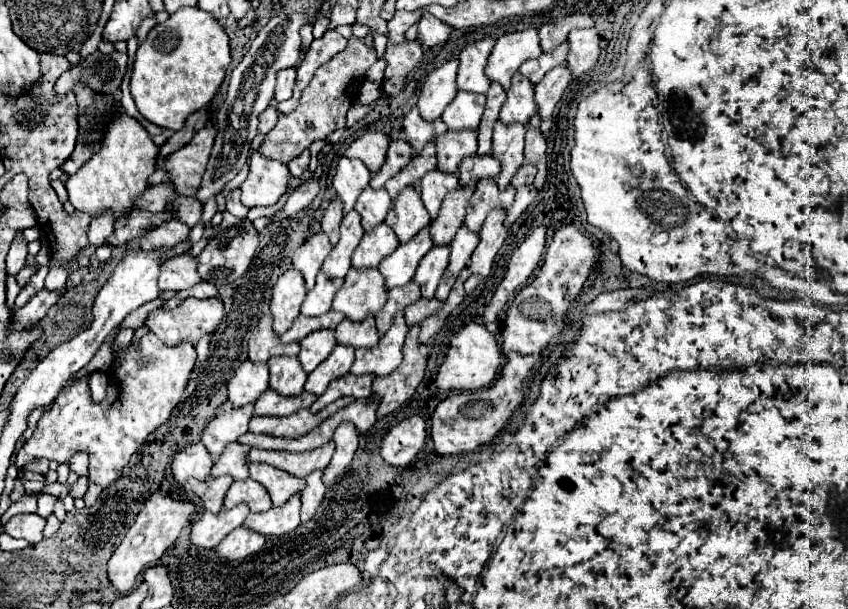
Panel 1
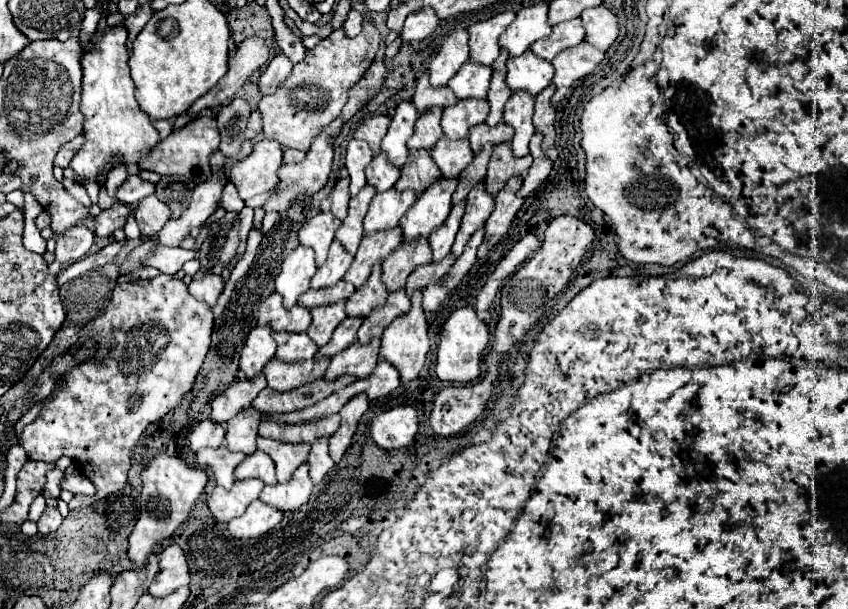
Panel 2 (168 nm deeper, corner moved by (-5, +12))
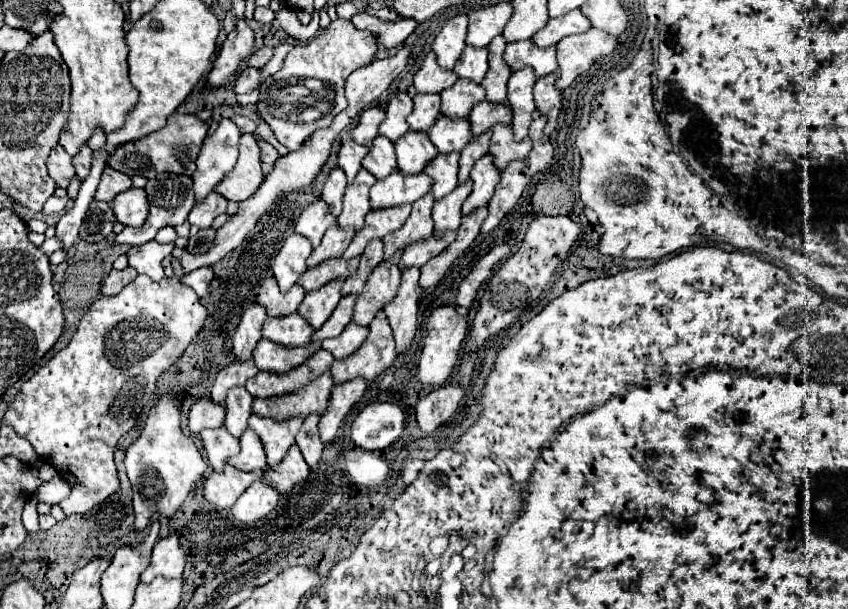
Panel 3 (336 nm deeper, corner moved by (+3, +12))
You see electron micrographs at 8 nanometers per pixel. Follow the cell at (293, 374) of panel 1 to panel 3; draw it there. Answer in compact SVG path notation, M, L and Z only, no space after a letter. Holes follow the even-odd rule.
M300 315L280 319L268 317L262 329L264 339L270 339L282 347L304 347L310 341L312 333L314 329Z

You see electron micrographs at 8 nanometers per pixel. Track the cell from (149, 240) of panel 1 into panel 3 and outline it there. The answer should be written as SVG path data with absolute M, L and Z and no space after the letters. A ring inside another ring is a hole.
M130 189L126 193L120 193L114 203L112 209L118 217L120 223L130 225L130 227L142 227L146 217L148 217L148 201L146 201L146 191L144 189Z

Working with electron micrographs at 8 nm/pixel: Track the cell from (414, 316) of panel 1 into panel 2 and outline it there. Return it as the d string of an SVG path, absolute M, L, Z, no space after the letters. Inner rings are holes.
M448 253L448 257L444 257L444 261L432 261L428 265L418 265L406 281L406 293L412 295L414 289L424 289L430 283L438 283L444 277L444 273L454 265L454 261L456 261L456 257L452 257L452 253Z

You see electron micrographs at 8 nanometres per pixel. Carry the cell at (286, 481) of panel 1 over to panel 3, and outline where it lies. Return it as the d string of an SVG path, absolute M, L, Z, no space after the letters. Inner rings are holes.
M252 415L248 419L248 429L252 429L266 451L268 457L268 467L276 467L280 465L280 461L284 459L286 451L294 445L296 441L296 433L300 431L302 421L300 419L292 419L292 421L272 421L272 419L262 419Z

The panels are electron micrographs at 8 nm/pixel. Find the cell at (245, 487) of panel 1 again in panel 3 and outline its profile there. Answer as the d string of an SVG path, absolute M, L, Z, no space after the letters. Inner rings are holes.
M250 429L244 431L240 437L240 453L236 457L230 457L228 463L240 471L258 471L266 467L266 455L260 439L256 439L256 433Z

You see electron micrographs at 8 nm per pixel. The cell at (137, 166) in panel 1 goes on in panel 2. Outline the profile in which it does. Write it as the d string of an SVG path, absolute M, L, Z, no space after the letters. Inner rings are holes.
M124 25L110 27L98 41L94 35L88 45L82 47L82 103L84 111L84 145L72 157L70 167L80 175L94 175L112 155L122 155L126 165L138 165L144 151L150 151L160 139L150 117L140 109L134 91L136 85L130 79L128 69L128 31Z

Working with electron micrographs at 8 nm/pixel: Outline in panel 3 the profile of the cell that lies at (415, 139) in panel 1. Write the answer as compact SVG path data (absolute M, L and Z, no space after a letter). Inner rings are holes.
M430 51L422 63L422 67L414 75L416 93L440 93L456 83L456 75L452 71L440 69L436 65L436 57Z

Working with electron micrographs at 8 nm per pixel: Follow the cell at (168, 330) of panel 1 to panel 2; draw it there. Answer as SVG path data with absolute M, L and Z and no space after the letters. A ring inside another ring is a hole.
M208 273L208 275L204 275L204 277L200 277L200 279L194 279L194 281L190 283L190 293L192 293L196 299L208 303L210 307L214 307L214 303L216 303L216 299L218 299L218 295L222 293L222 289L224 289L222 277L220 277L220 275L214 275L214 273Z

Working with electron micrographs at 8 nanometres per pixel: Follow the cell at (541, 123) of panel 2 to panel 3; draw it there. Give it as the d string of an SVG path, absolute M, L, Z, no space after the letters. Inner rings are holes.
M550 73L548 77L542 77L540 81L536 81L534 85L534 103L536 103L536 113L548 117L548 123L544 127L544 135L550 135L556 127L556 119L560 113L560 91L554 87L556 81L556 73Z

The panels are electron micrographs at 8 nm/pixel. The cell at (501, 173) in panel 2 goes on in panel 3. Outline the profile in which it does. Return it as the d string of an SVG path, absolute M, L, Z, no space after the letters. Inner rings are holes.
M496 125L496 129L492 129L490 155L494 157L494 165L498 171L504 171L504 167L514 159L526 159L530 149L532 149L532 141L528 137L522 143L514 141L512 127L504 129L504 125Z

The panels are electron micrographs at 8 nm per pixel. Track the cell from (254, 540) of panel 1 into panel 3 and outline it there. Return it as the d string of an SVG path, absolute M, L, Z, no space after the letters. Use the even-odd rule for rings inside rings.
M256 481L256 485L250 485L248 491L240 495L236 505L232 507L234 519L238 519L242 525L250 527L256 521L264 519L276 509L278 503L278 493L272 491L272 487Z

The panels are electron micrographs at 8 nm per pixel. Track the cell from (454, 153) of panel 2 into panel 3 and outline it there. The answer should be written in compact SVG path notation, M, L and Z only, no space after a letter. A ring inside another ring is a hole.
M438 117L436 125L432 125L432 129L428 131L428 137L436 145L438 153L446 155L452 151L462 151L472 141L472 131L468 129L468 121L448 121L448 117Z

